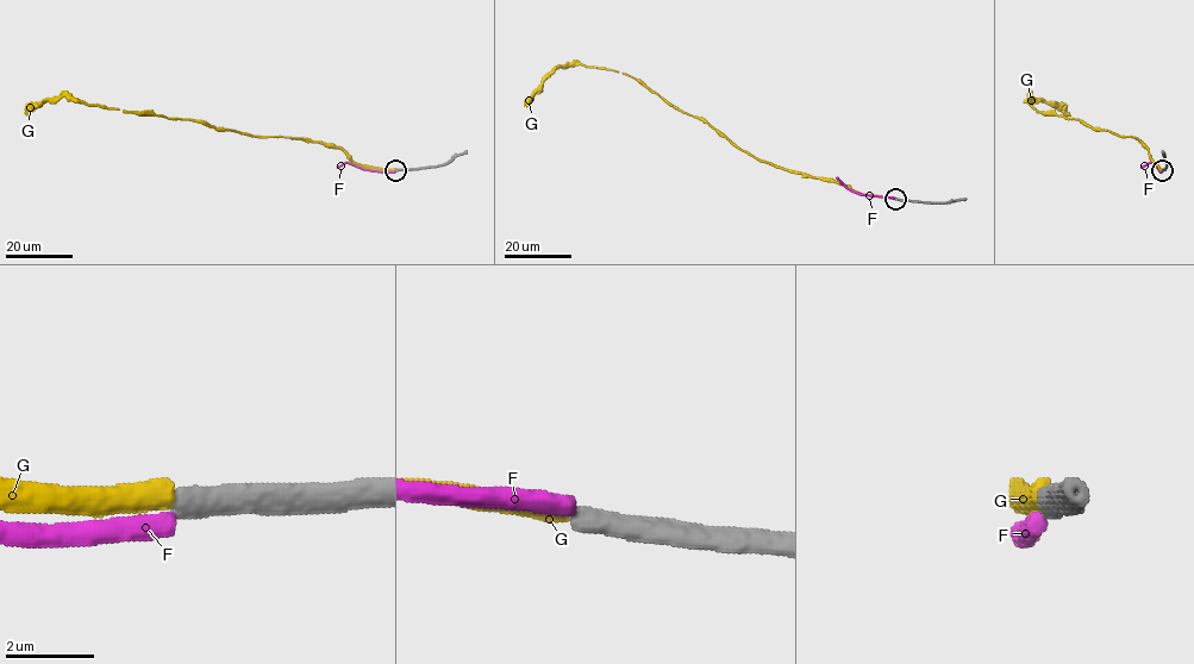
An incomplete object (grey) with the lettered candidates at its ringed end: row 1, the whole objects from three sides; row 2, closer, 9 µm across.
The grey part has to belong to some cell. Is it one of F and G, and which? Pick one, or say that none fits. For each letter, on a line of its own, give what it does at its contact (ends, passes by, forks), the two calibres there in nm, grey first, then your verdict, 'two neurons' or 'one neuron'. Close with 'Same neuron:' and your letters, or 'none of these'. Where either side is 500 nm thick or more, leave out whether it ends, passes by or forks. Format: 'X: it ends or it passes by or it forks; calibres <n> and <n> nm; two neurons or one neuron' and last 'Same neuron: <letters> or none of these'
F: calibres 500 and 440 nm; two neurons
G: calibres 500 and 500 nm; one neuron
Same neuron: G

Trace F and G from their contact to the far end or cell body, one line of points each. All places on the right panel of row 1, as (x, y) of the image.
F: (1161, 170), (1152, 163), (1141, 168)
G: (1162, 169), (1133, 137), (1094, 130), (1081, 120), (1044, 116), (1027, 102), (1029, 96), (1050, 101), (1070, 116)

